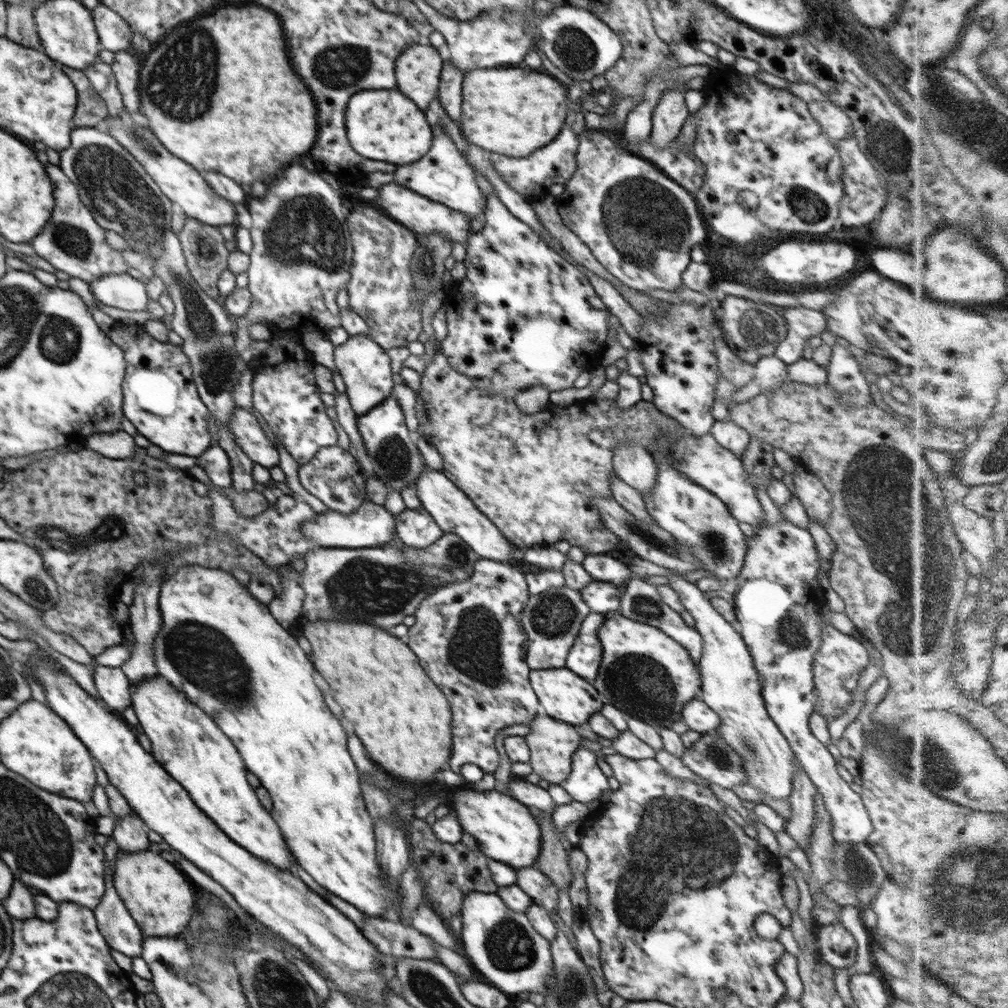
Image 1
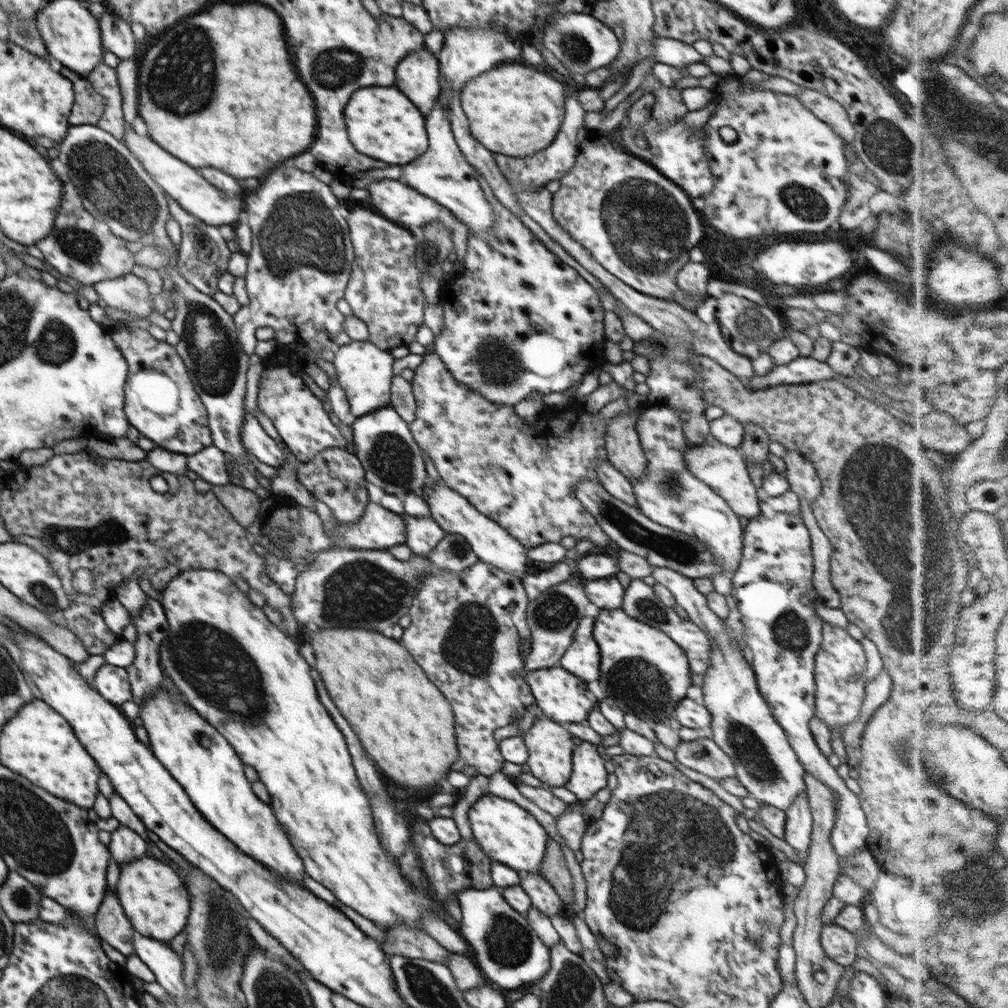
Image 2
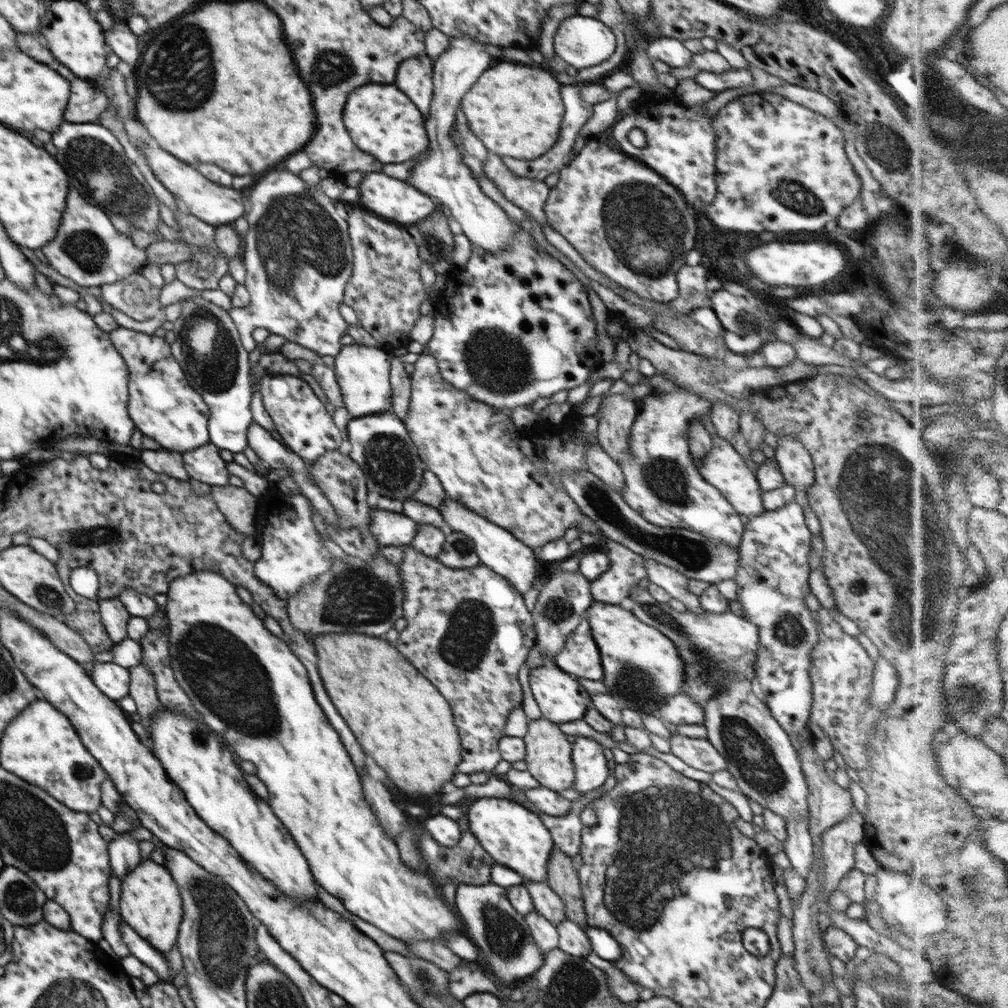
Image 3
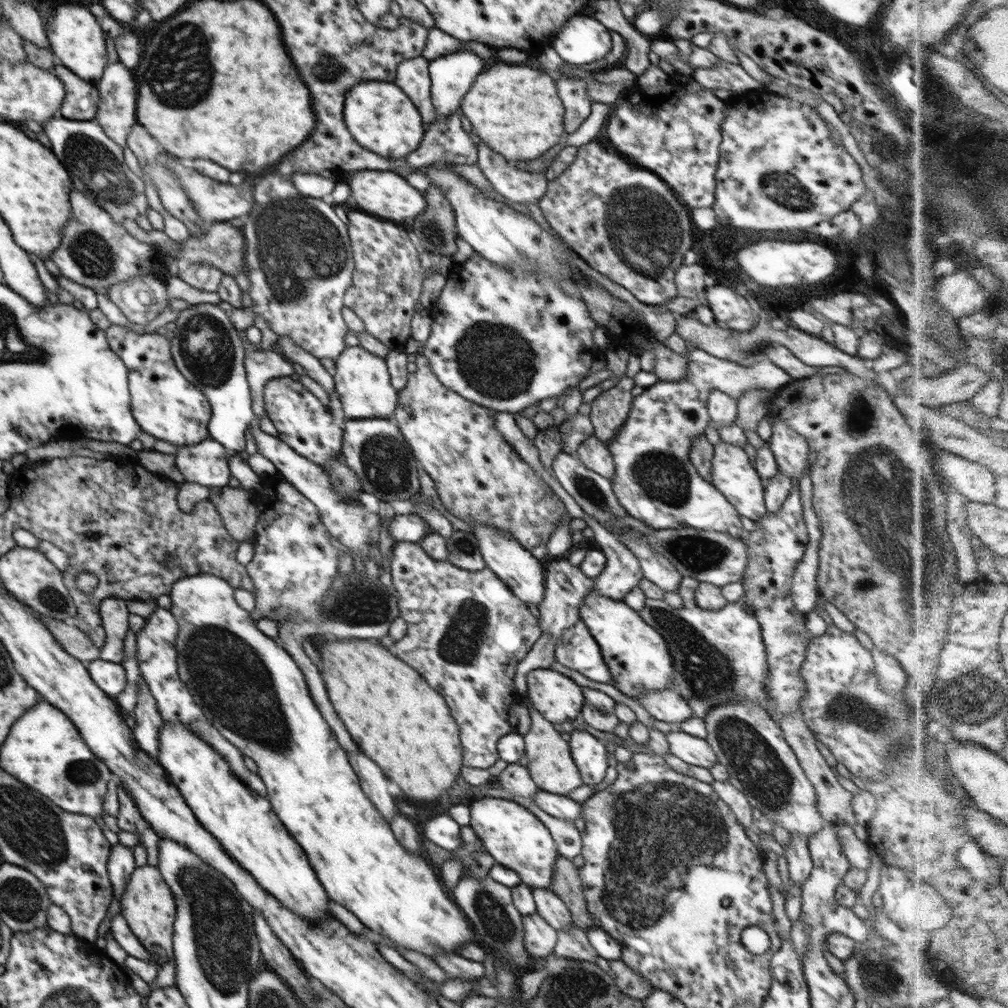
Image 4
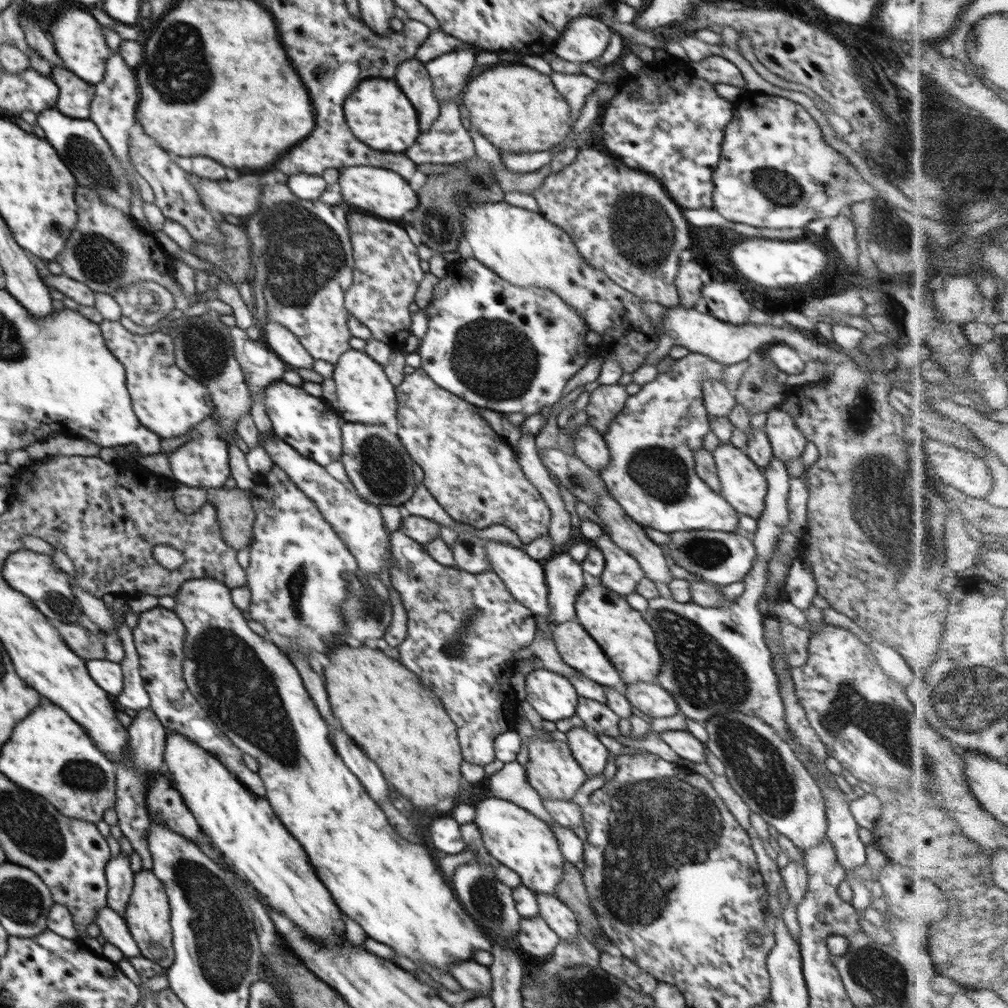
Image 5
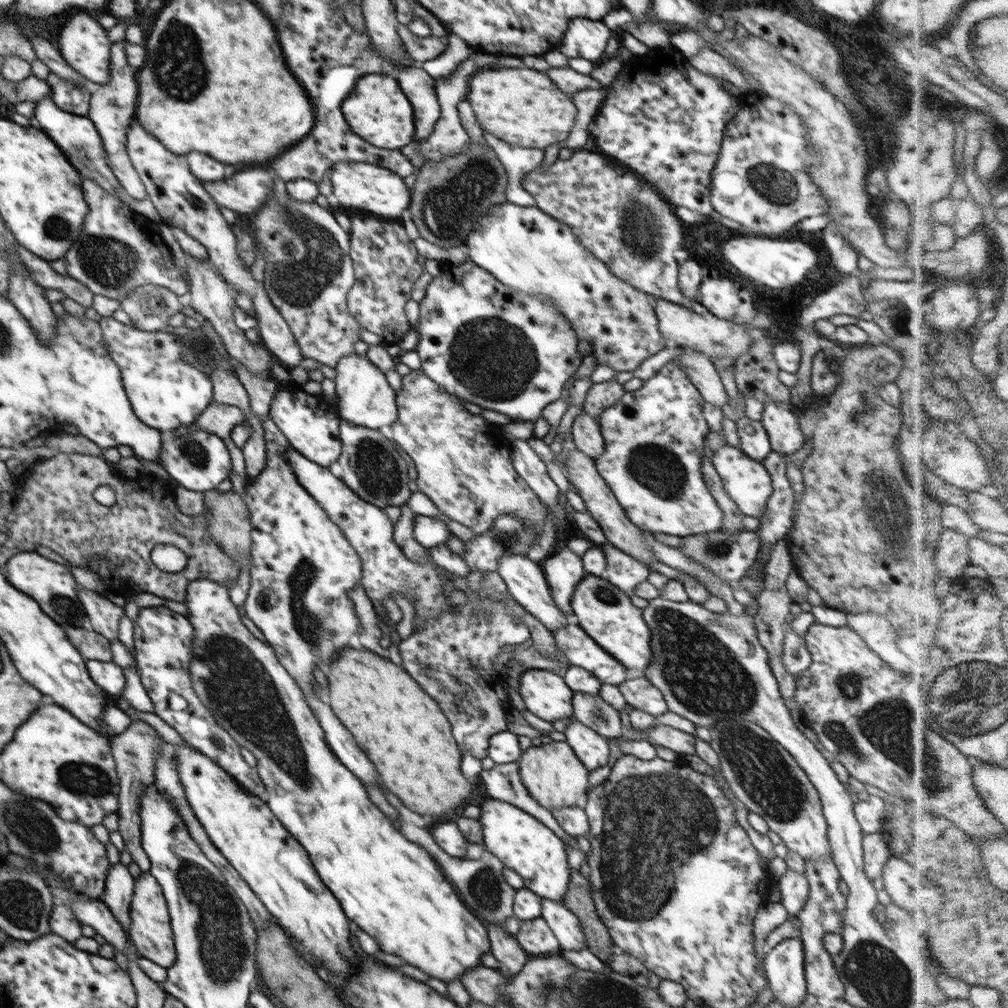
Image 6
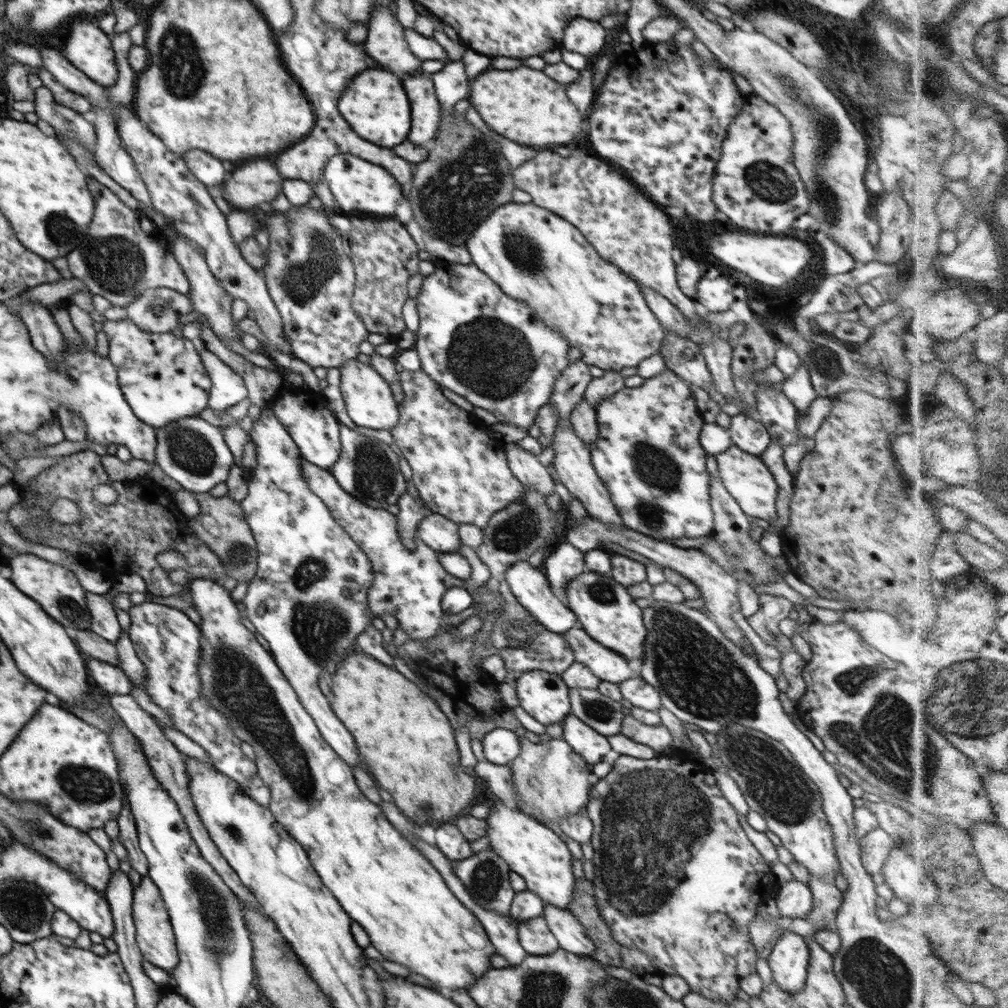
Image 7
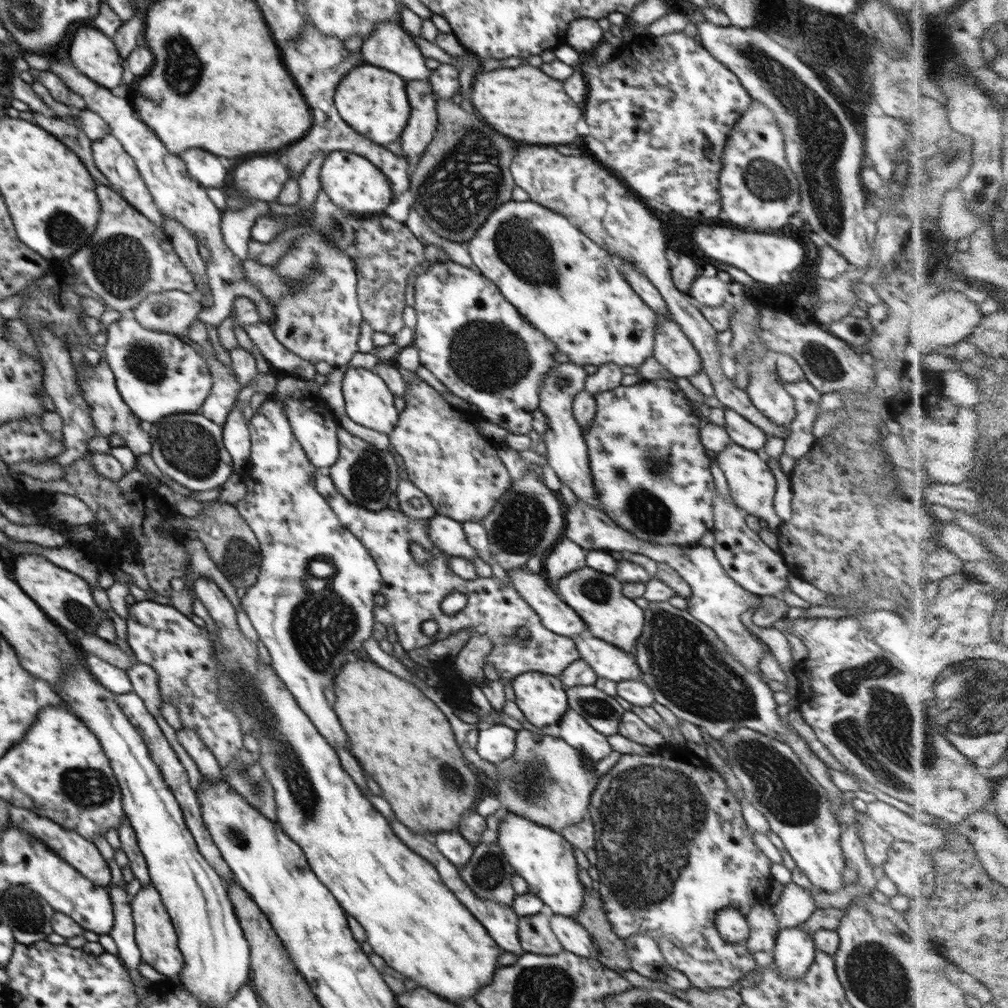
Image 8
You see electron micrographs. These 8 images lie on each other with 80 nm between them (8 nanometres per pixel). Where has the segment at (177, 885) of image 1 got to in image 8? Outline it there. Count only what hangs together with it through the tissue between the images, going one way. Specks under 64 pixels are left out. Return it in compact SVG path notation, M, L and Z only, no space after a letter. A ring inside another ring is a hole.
M151 883L142 886L131 900L131 909L135 922L135 941L141 952L141 960L152 966L158 980L168 978L169 982L175 981L184 966L183 954L178 948L176 929L156 887Z

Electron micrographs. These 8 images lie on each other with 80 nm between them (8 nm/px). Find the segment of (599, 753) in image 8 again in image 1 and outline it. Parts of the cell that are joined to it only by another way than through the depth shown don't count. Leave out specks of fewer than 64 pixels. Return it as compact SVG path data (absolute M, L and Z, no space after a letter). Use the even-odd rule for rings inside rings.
M581 746L574 751L570 775L559 785L574 801L587 805L610 788L607 777L608 770L596 754Z

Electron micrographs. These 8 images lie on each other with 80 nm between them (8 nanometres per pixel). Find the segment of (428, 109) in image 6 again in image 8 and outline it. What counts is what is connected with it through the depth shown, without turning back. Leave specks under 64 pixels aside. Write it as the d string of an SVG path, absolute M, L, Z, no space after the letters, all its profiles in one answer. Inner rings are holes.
M428 81L407 82L407 97L412 108L406 130L398 142L406 154L408 174L411 178L417 162L431 143L438 128L437 102L432 95L433 88Z

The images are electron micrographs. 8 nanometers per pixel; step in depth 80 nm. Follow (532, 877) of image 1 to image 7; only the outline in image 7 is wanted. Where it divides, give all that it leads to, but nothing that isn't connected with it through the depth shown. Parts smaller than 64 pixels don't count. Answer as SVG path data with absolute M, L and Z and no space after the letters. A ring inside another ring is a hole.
M545 903L543 917L562 950L577 955L592 956L595 951L594 943L570 910Z

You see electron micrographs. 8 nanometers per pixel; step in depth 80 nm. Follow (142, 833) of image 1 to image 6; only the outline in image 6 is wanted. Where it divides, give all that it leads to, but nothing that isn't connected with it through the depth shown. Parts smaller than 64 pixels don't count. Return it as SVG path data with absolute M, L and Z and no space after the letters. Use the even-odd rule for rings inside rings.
M120 861L110 864L105 880L105 889L100 900L108 905L112 914L119 920L122 928L129 934L130 909L136 881L128 867Z

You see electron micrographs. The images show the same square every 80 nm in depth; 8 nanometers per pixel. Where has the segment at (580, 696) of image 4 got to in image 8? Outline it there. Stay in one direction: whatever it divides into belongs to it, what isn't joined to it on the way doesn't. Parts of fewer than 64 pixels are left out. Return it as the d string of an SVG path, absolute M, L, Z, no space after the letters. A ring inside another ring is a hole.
M528 672L513 678L515 703L528 722L538 728L558 724L569 709L560 677L542 672Z

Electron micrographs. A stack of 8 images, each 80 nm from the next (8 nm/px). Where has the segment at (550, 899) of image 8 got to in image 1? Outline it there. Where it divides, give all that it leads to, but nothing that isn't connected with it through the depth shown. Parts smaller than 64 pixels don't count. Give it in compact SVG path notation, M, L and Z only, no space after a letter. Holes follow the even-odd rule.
M468 786L452 793L450 806L454 806L453 814L460 826L476 839L479 850L487 857L515 869L536 866L541 849L541 828L525 805L494 789L477 791Z

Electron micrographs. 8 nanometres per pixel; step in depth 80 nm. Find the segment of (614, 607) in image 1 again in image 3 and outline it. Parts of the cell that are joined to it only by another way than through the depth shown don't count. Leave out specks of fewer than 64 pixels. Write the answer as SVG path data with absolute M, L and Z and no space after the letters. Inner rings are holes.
M603 532L600 542L604 542L604 552L610 560L610 569L592 581L590 593L592 599L606 604L620 605L639 580L646 577L644 559L632 550L626 549L623 544L616 543ZM608 548L608 553L607 553Z

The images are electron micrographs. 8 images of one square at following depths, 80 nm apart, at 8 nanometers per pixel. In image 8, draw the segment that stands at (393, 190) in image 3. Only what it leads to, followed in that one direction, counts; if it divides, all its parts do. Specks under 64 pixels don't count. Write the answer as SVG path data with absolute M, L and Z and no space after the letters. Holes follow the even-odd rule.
M348 151L329 152L320 171L320 186L330 200L345 211L361 214L383 214L393 200L392 184L383 172L368 159Z

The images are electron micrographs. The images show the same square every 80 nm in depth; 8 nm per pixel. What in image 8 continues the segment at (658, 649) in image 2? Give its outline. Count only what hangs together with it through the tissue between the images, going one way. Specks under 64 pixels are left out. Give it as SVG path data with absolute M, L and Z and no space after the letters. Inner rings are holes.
M584 567L580 571L572 571L568 576L557 580L556 590L562 596L563 602L585 622L590 636L613 644L634 656L636 641L644 628L645 612L631 599L624 596L622 583L615 576Z

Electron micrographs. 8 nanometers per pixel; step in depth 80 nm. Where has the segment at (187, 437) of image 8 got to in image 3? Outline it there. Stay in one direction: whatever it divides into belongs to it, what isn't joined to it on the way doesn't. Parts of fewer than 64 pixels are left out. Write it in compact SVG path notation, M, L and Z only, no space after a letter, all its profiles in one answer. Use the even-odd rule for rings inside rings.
M209 442L200 448L183 452L184 468L190 478L215 486L224 486L229 482L230 471L227 462L220 457L220 449Z

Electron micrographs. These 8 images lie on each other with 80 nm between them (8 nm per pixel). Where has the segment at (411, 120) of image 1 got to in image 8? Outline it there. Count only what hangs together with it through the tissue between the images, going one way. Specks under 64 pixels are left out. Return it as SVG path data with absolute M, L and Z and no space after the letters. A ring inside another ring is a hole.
M368 64L358 66L352 69L348 76L344 76L344 80L336 90L334 104L340 116L356 132L383 147L401 138L412 110L407 97L406 82L384 68Z

